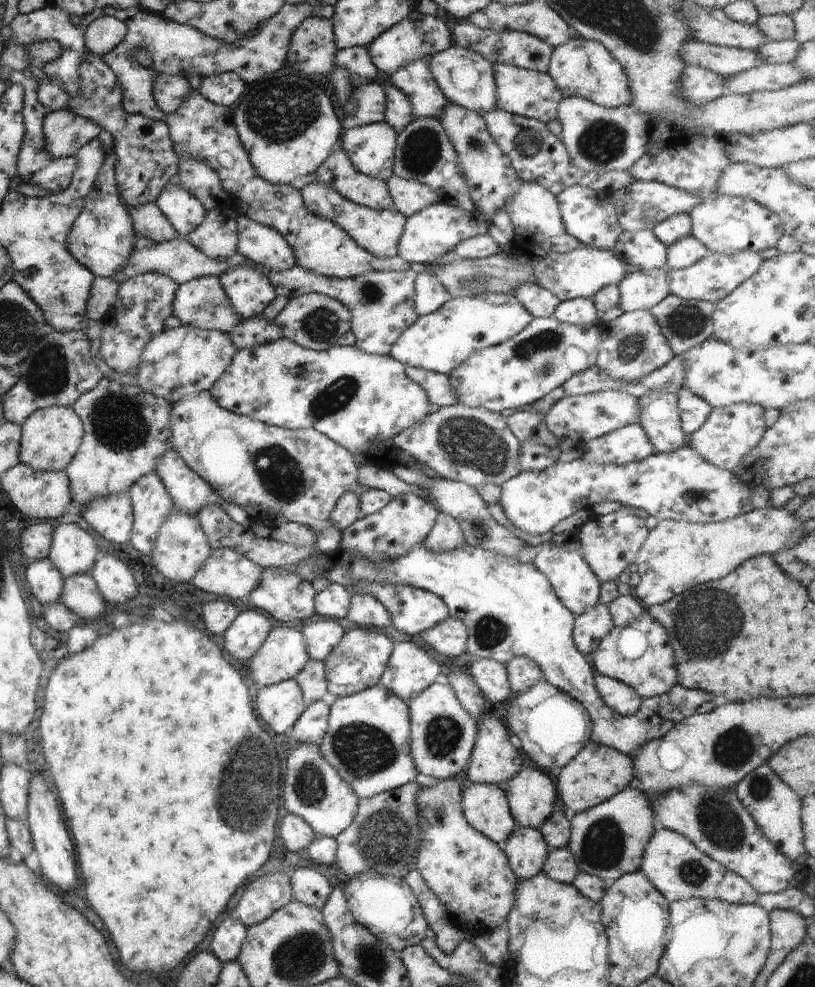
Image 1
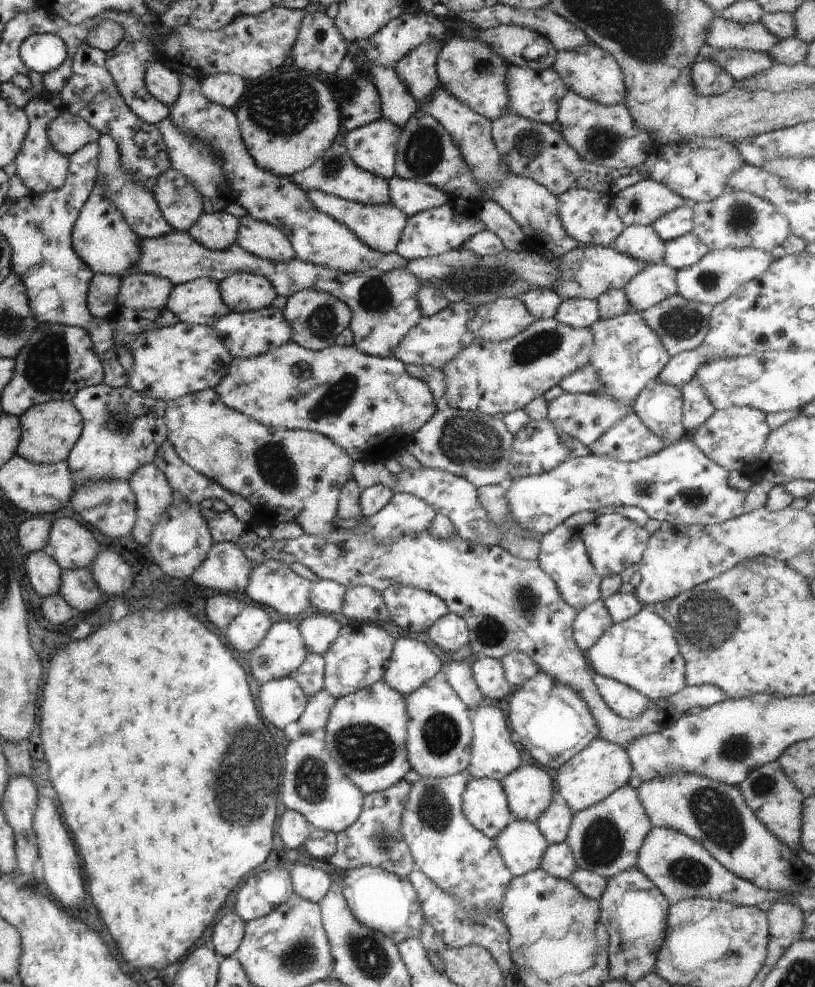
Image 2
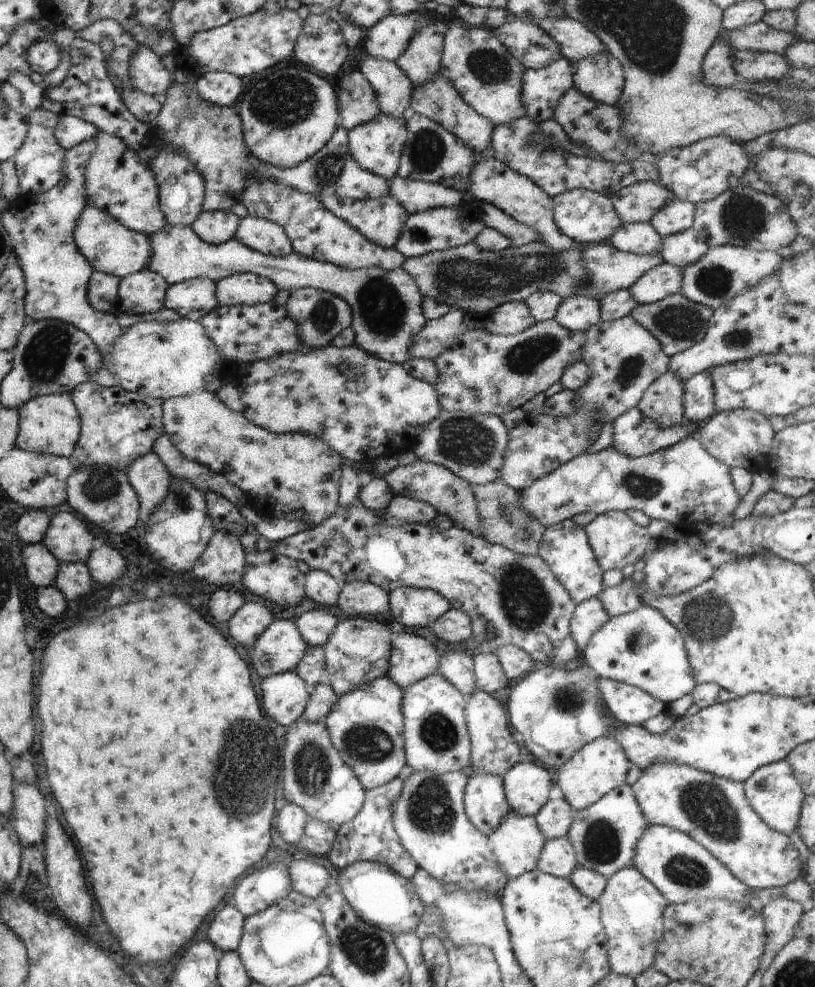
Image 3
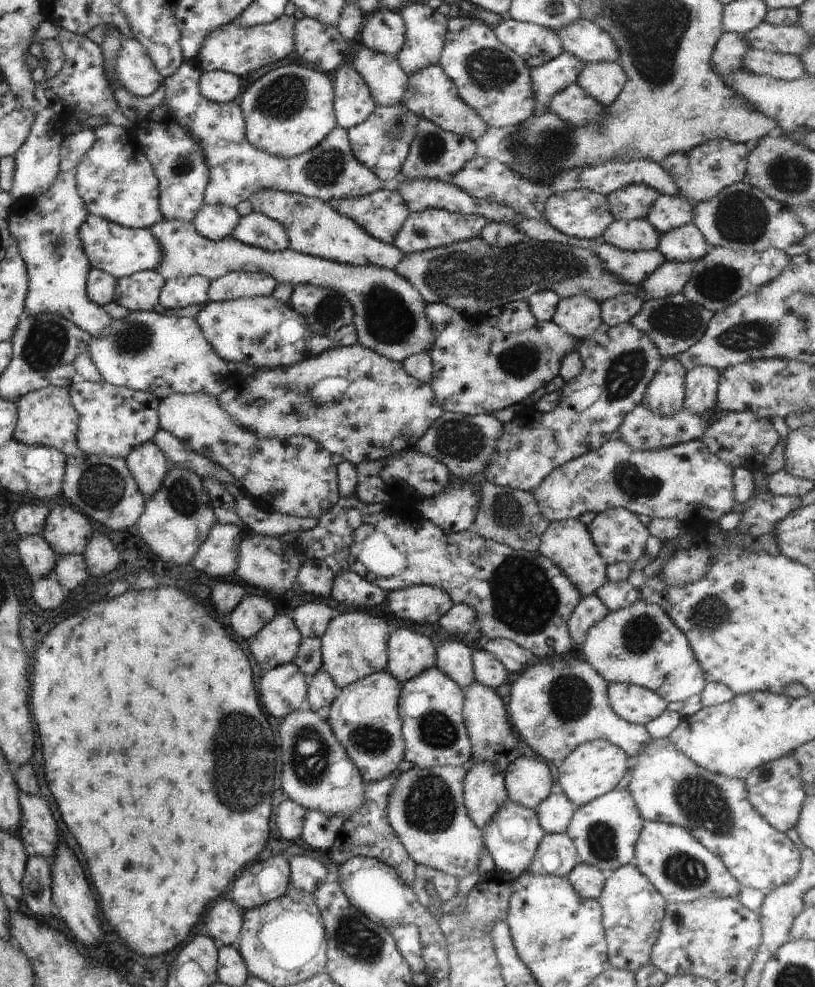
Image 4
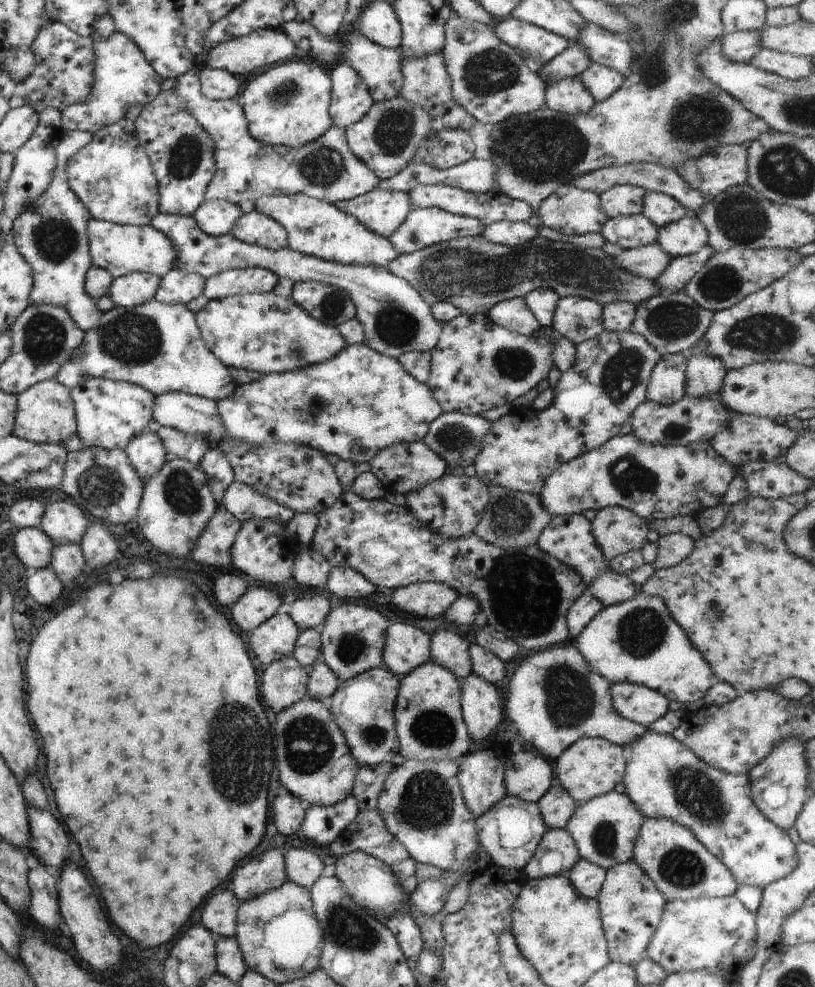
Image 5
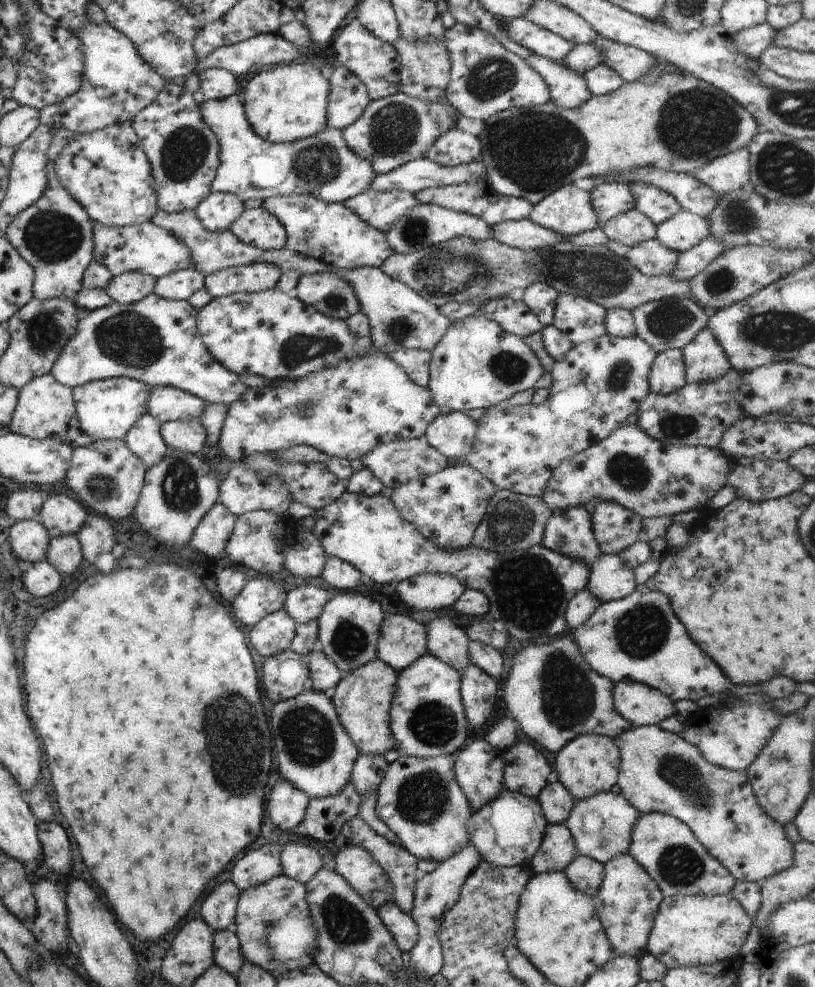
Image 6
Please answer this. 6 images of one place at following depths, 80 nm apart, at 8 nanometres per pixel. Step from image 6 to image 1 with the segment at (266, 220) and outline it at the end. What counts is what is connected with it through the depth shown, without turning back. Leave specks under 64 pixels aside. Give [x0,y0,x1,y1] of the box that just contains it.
[236,216,295,271]

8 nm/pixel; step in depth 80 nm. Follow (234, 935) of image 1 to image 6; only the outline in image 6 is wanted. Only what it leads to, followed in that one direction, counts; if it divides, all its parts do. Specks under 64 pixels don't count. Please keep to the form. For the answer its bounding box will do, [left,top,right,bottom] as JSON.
[199,882,239,932]

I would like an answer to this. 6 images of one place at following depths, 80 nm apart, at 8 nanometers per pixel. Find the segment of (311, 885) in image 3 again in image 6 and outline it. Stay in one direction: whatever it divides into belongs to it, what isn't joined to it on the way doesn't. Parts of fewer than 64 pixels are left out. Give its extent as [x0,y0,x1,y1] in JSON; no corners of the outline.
[279,841,324,885]

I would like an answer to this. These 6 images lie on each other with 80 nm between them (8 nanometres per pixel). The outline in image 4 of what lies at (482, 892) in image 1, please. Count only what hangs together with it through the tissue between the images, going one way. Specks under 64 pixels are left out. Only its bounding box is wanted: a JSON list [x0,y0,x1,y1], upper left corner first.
[386,766,484,879]

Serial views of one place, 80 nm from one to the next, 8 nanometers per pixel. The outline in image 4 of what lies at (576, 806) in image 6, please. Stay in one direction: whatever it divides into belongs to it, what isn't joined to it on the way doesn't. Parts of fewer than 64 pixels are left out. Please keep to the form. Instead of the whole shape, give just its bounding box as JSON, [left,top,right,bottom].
[566,789,643,873]

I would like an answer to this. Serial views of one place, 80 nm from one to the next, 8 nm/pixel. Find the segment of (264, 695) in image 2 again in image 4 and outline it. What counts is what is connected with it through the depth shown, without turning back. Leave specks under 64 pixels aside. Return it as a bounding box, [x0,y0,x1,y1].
[259,663,307,720]

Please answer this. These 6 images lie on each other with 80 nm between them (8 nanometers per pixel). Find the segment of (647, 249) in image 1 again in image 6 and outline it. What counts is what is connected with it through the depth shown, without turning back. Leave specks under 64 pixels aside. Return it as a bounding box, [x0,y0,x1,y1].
[601,209,656,246]

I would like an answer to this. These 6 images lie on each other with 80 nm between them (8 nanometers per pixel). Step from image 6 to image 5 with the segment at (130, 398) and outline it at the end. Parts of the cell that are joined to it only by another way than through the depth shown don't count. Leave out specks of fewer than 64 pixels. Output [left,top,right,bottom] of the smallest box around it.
[70,378,153,450]

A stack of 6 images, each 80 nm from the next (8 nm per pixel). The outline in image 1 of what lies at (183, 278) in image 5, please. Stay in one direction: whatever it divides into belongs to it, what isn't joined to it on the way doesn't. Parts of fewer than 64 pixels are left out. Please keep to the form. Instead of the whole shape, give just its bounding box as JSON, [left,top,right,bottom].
[172,276,241,333]

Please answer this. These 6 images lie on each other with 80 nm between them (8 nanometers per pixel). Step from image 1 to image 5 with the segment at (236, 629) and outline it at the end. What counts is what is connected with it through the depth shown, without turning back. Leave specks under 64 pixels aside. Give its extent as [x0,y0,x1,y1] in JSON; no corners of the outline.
[229,586,282,634]

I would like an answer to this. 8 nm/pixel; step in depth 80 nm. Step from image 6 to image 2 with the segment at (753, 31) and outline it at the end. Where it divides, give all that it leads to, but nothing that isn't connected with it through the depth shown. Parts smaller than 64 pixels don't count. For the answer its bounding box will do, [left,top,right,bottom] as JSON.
[690,52,734,97]

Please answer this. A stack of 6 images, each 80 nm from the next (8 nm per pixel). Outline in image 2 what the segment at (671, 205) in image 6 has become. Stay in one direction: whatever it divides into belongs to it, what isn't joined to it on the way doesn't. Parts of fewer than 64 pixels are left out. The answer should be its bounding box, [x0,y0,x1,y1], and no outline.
[650,205,692,242]

